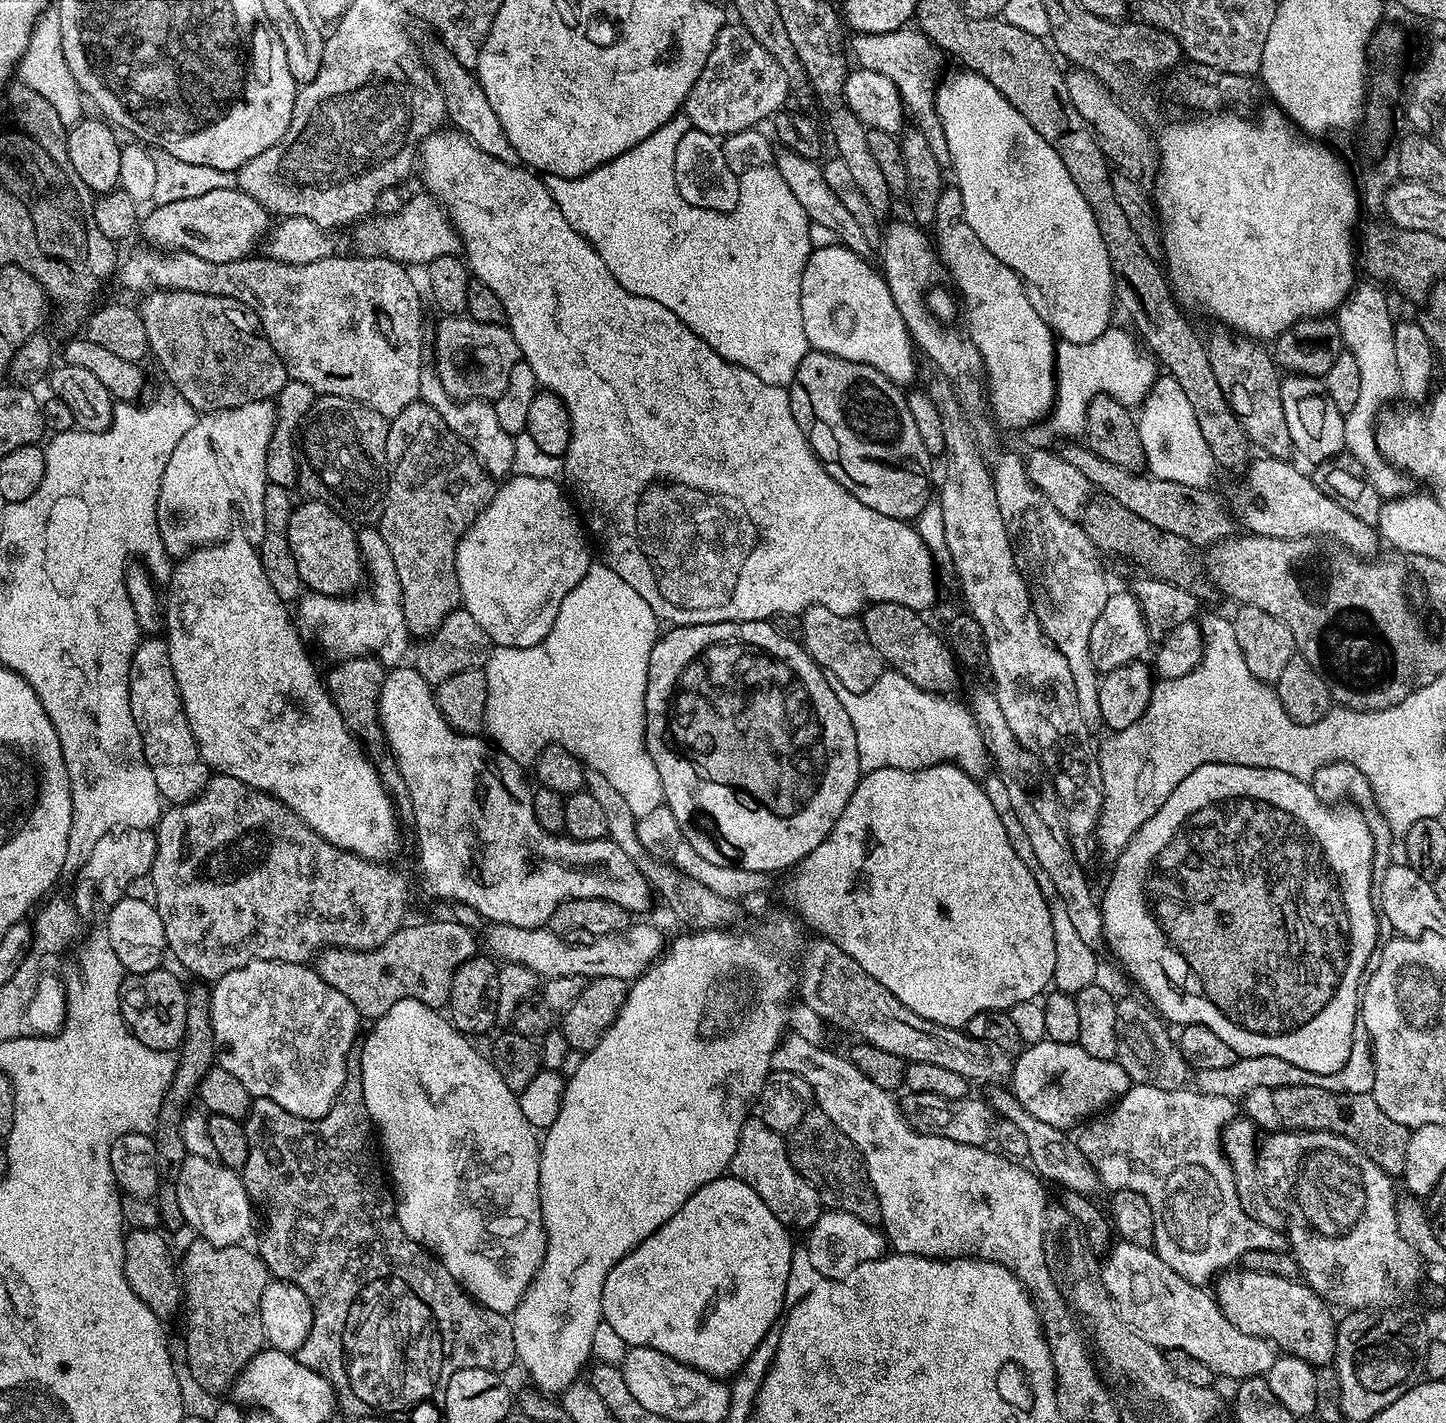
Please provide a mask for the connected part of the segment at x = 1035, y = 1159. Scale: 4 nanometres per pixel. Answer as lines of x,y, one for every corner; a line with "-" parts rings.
994,1090
988,1094
988,1101
993,1111
1008,1122
1013,1122
1018,1130
1026,1137
1026,1146
1028,1147
1027,1159
1032,1160
1031,1167
1043,1177
1045,1181
1052,1182
1057,1180
1061,1184
1061,1189
1069,1192
1082,1192
1092,1194
1095,1188
1098,1188
1096,1171
1086,1162
1086,1158
1080,1152
1080,1145
1065,1130
1060,1130
1050,1126
1047,1123
1034,1118
1020,1102
1016,1099
1010,1090

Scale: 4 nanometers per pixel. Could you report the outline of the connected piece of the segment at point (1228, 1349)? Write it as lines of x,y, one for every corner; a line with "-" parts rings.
1120,1240
1111,1245
1103,1260
1098,1268
1100,1280
1108,1291
1120,1319
1155,1348
1186,1350
1191,1357
1204,1362
1217,1377
1229,1376
1233,1382
1241,1382
1251,1376
1263,1377
1270,1370
1270,1366
1274,1366
1278,1355
1276,1345
1254,1334
1242,1334
1242,1330
1238,1330
1238,1326
1234,1326
1234,1322
1230,1322
1230,1318
1222,1314
1220,1305
1216,1303
1215,1295
1211,1291
1205,1290
1199,1284
1186,1282
1184,1273
1175,1272
1171,1263
1152,1248
1134,1246
1130,1242

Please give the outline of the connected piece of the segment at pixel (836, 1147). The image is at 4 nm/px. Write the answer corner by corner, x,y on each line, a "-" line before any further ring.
819,1107
808,1109
802,1122
787,1133
786,1143
794,1170
798,1170
798,1174
802,1174
810,1186
814,1186
825,1209
854,1214
854,1218
862,1218
862,1222
867,1224
881,1223
878,1194
870,1182
864,1159
860,1157
854,1142
850,1142
850,1138
846,1138
846,1134
842,1134
842,1130
838,1130
838,1126
834,1126
834,1122
830,1122

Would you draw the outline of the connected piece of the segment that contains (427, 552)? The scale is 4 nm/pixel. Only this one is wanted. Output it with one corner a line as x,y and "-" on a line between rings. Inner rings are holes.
417,402
411,404
406,406
406,410
402,410
402,414
391,417
388,426
388,443
394,449
394,455
390,460
390,475
382,511
378,517
378,530
394,558
394,570
398,570
398,582
400,583
400,593
402,594
402,610
404,611
408,631
413,637
427,638
438,630
438,626
442,626
442,622
451,612
457,611
461,607
460,587
458,586
458,574
456,573
456,547
464,536
464,531
475,522
480,511
491,502
492,495
497,490
497,485
494,483
493,477
489,476
485,472
484,467
476,461
474,453
448,429
446,422
442,422
438,410
434,410
426,403

